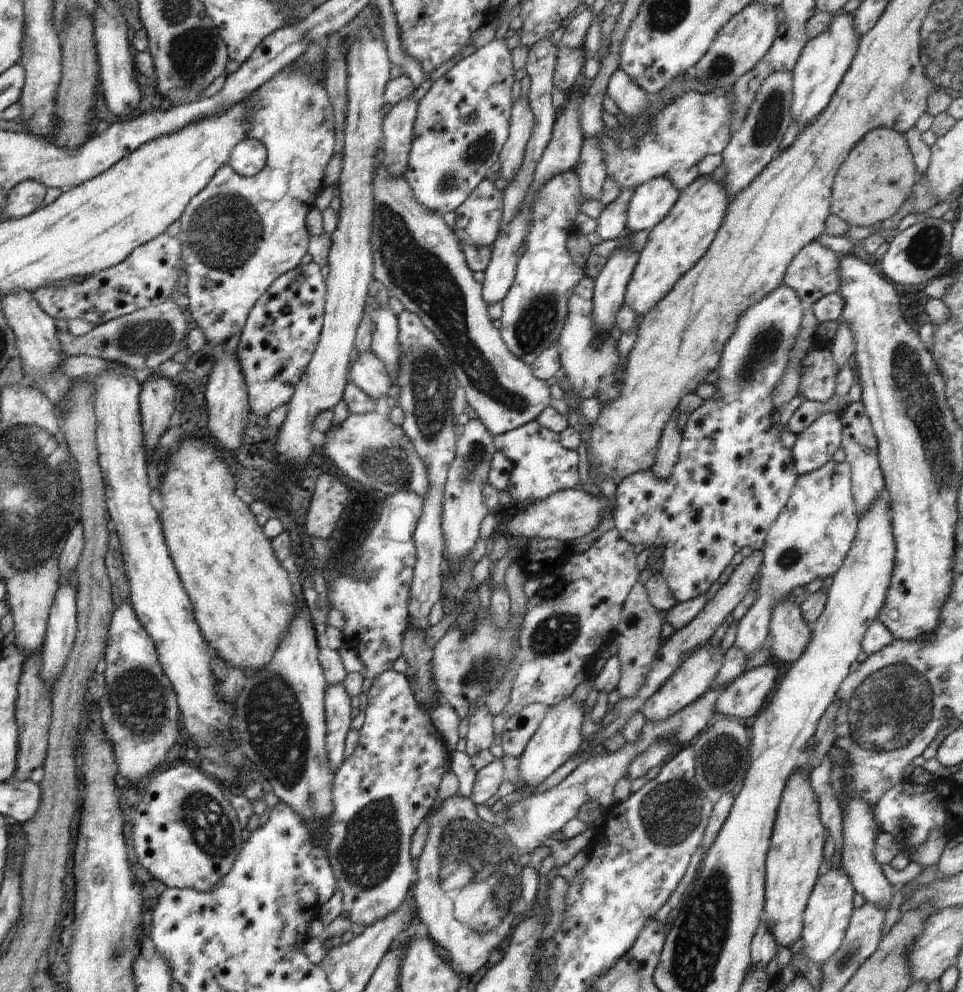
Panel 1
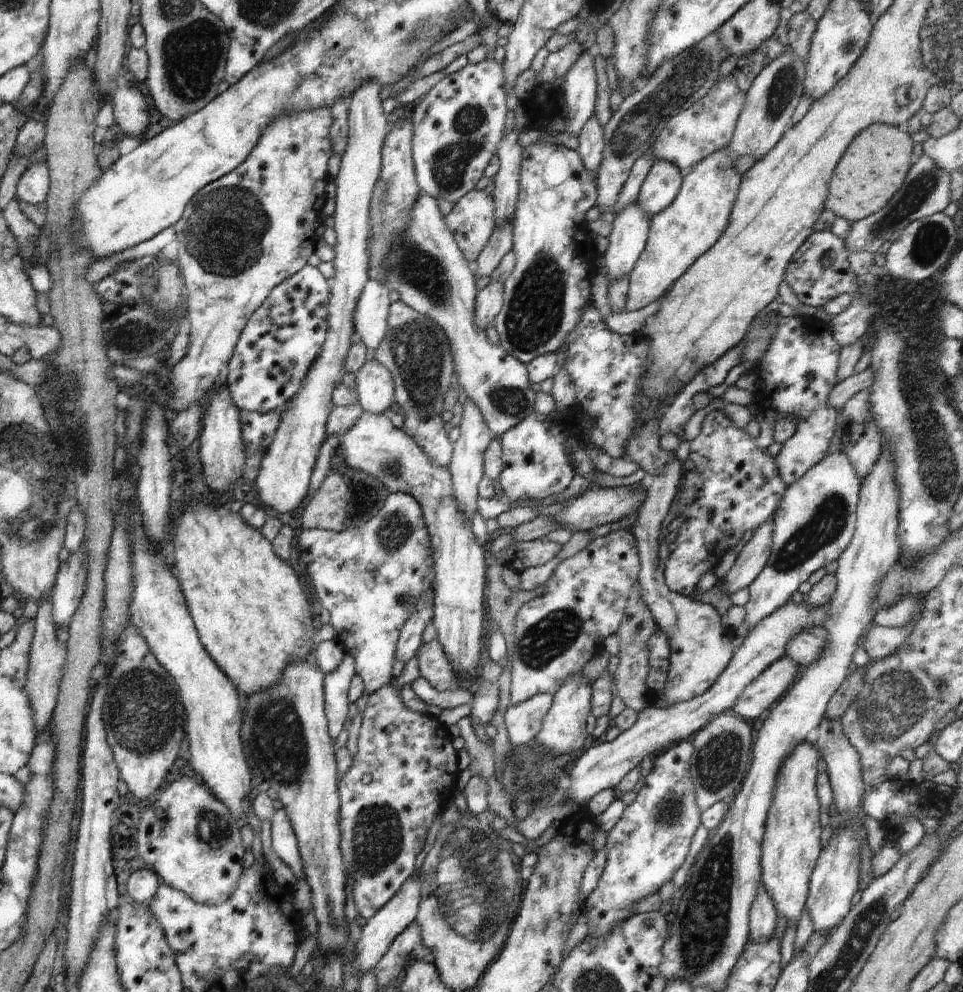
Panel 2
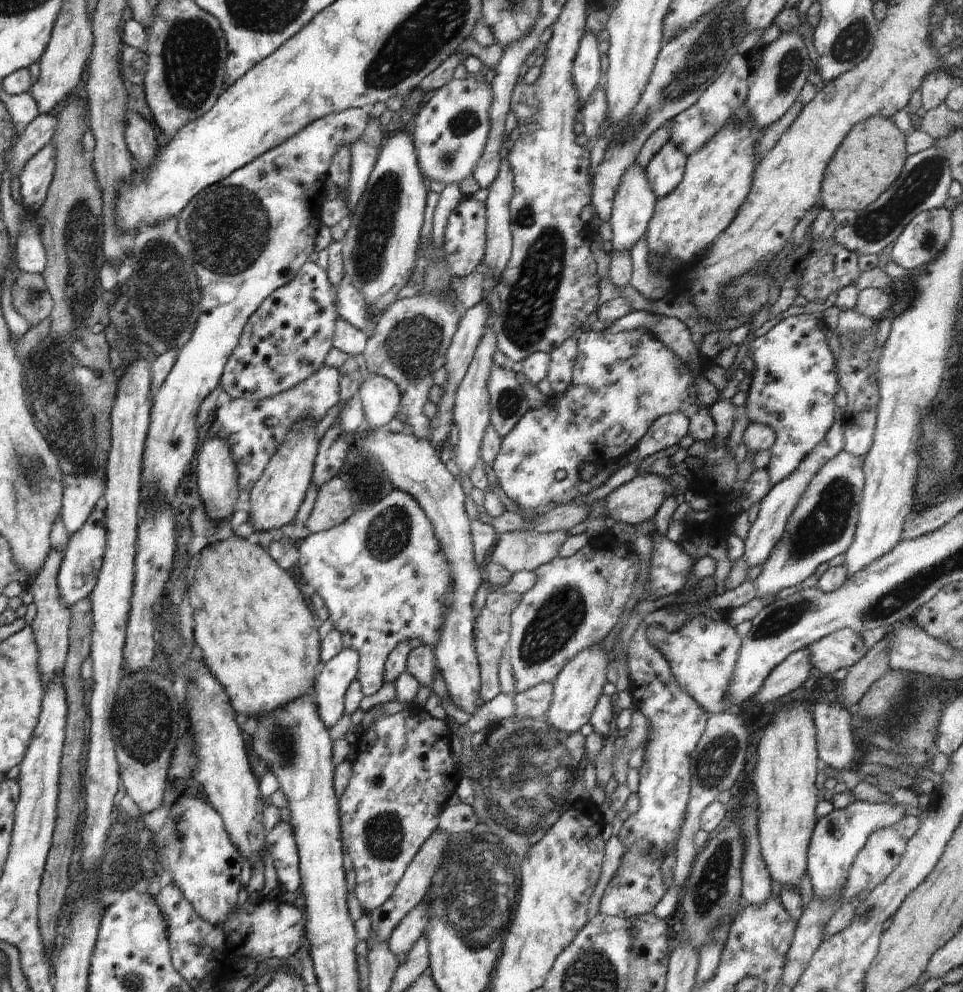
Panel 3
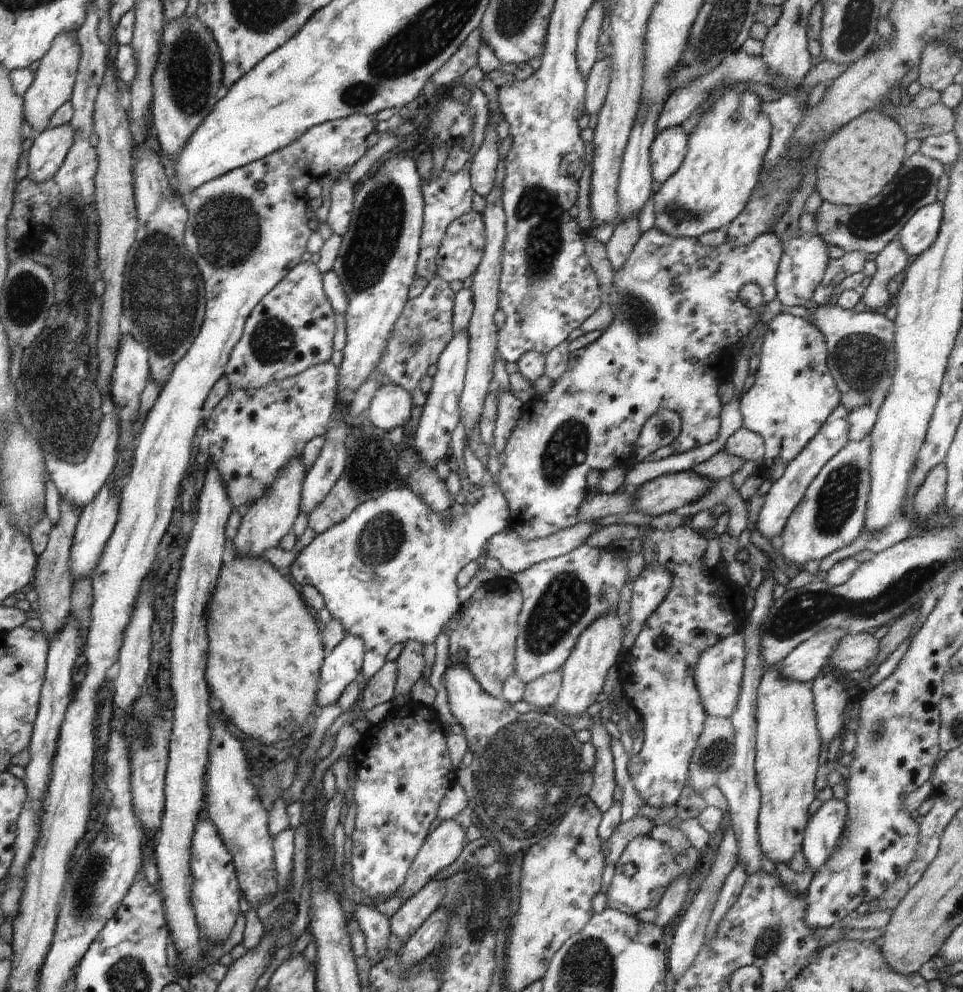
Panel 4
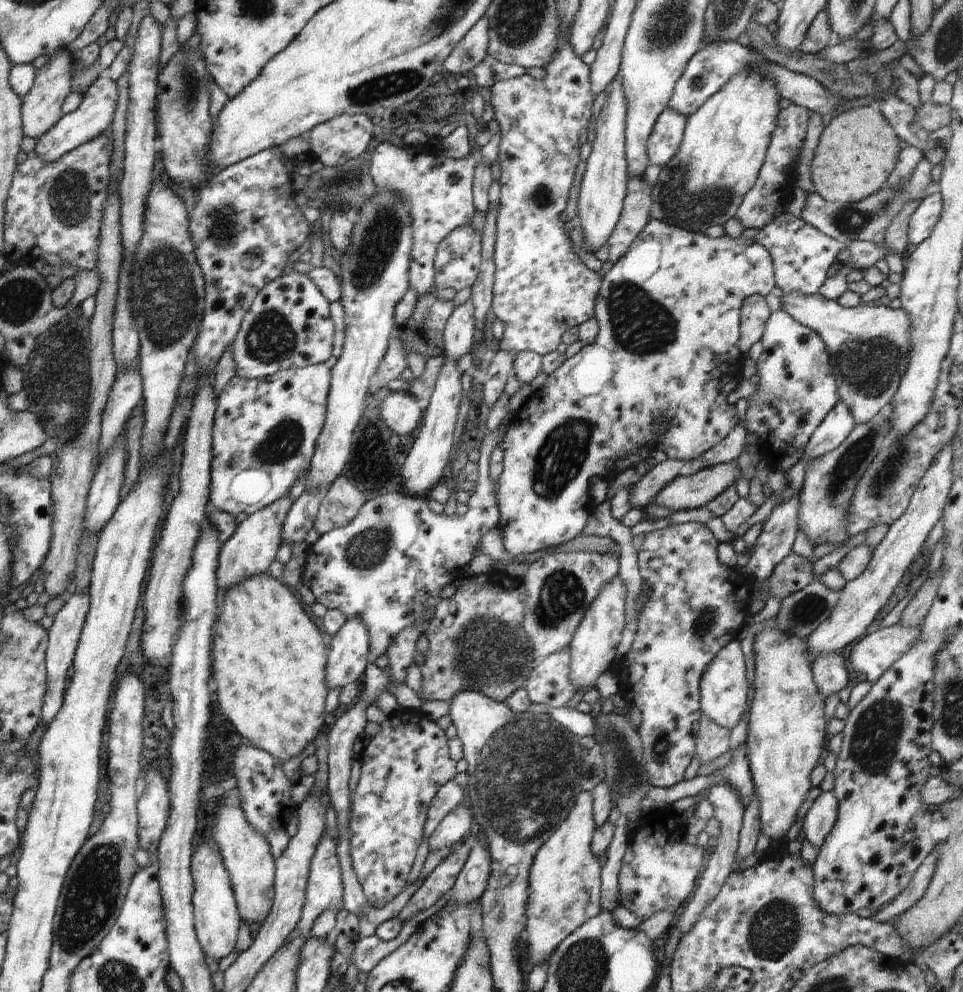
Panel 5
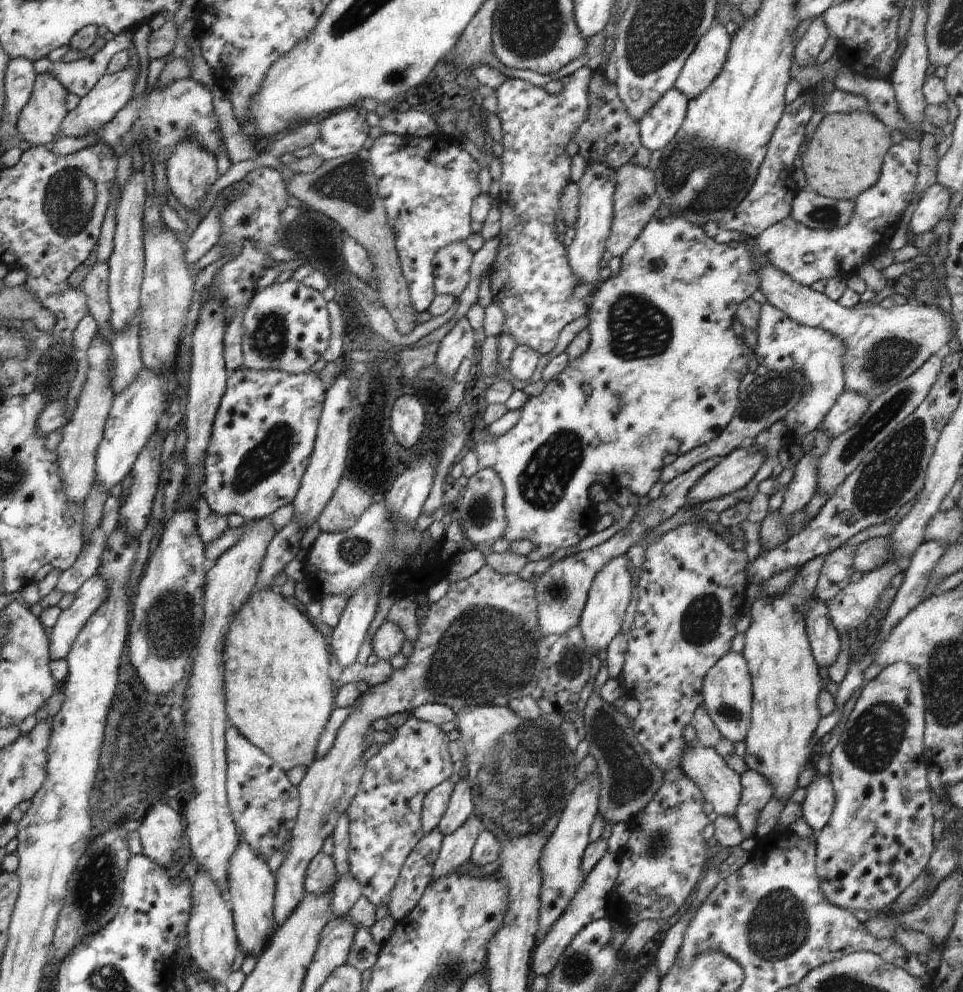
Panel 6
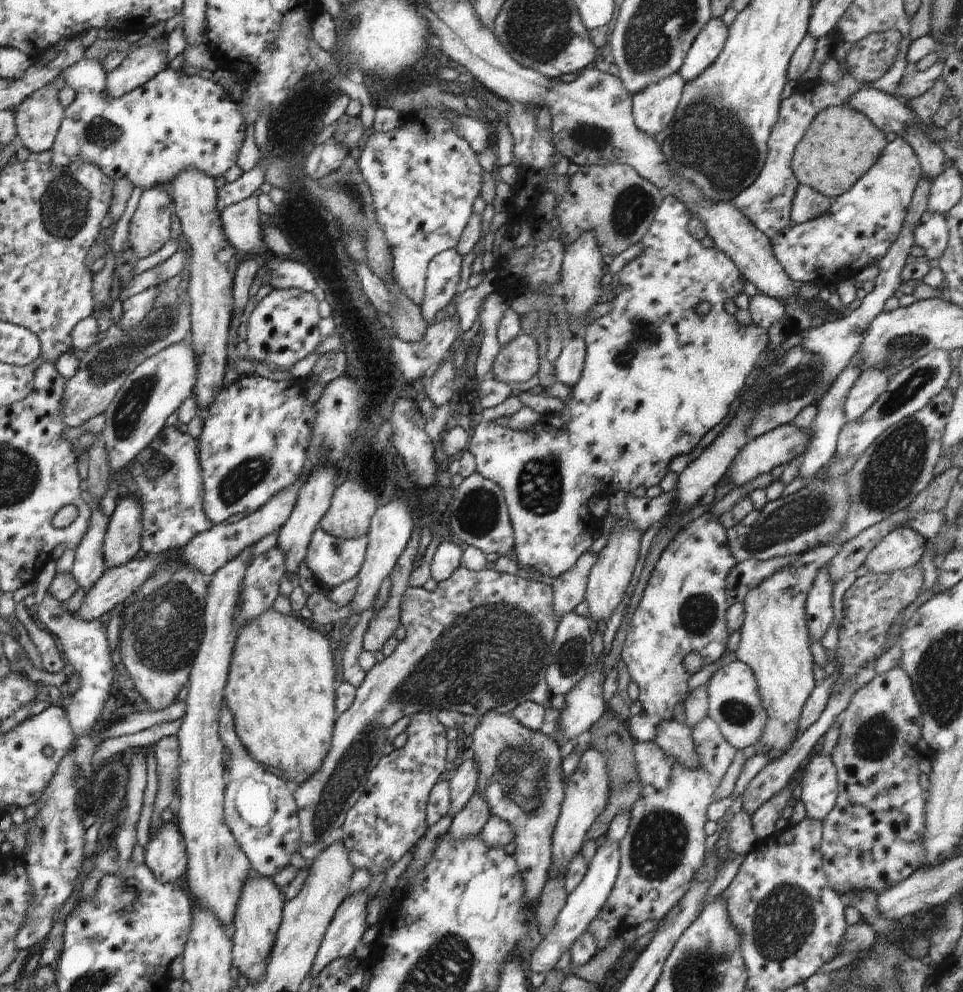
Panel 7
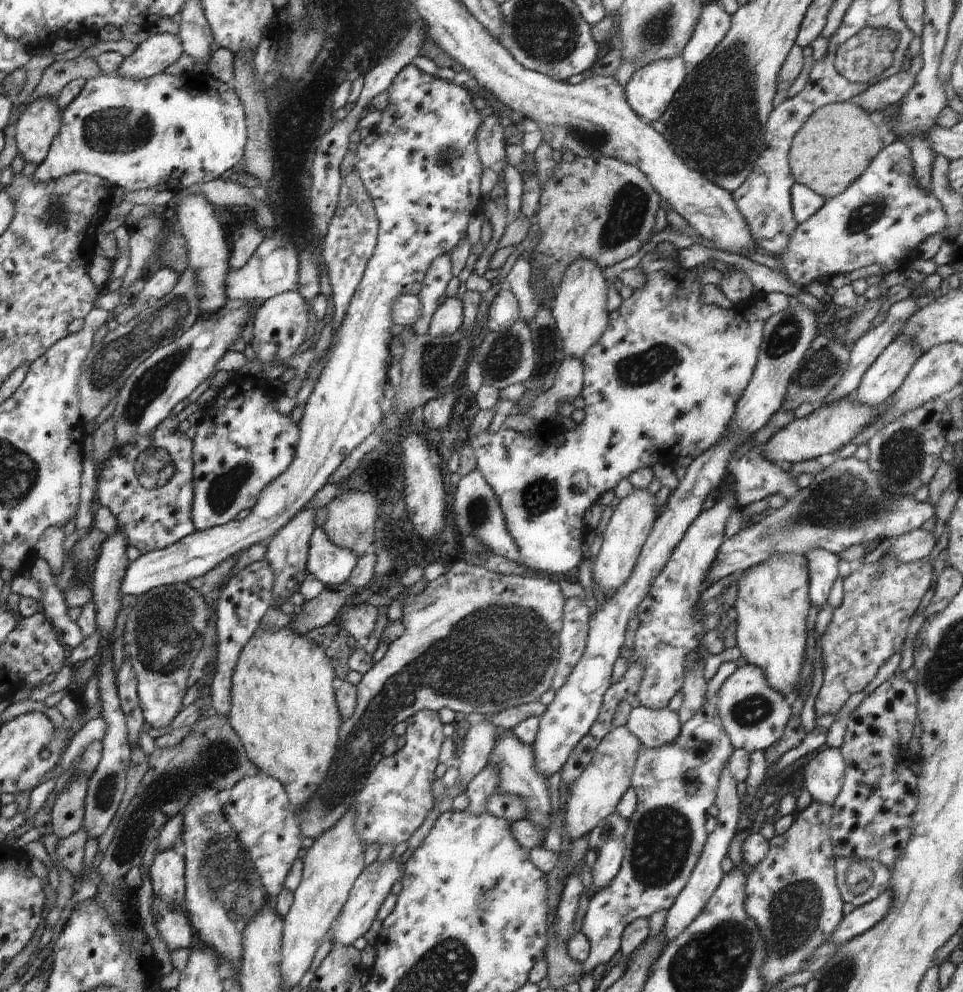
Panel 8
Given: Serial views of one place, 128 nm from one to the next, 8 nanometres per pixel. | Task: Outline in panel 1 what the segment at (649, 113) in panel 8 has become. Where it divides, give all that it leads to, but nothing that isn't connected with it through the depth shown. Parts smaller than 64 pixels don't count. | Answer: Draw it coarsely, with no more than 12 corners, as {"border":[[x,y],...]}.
{"border":[[663,177],[638,186],[626,231],[649,232],[680,192]]}

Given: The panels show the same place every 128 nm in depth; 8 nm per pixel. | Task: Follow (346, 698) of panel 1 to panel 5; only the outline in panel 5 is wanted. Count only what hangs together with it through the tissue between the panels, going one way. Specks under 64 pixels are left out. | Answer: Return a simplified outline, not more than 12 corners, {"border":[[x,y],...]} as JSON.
{"border":[[345,618],[330,638],[326,688],[365,672],[370,638],[364,620]]}

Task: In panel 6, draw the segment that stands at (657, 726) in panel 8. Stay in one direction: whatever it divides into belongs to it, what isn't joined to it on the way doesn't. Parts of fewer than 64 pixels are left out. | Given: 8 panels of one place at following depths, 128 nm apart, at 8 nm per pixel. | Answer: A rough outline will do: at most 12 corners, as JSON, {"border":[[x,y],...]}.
{"border":[[685,743],[680,768],[718,816],[735,816],[741,775]]}

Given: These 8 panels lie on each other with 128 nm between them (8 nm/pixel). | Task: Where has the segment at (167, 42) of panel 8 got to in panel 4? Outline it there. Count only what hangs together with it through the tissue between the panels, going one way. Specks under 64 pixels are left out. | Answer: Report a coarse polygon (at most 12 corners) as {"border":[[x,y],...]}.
{"border":[[68,125],[34,135],[28,176],[49,182],[73,146]]}

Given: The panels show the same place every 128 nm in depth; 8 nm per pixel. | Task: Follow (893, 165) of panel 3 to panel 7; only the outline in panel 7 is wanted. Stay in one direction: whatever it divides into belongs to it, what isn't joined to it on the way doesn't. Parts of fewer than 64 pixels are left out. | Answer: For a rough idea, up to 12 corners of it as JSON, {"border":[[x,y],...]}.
{"border":[[848,104],[819,112],[796,144],[799,184],[848,192],[885,132]]}

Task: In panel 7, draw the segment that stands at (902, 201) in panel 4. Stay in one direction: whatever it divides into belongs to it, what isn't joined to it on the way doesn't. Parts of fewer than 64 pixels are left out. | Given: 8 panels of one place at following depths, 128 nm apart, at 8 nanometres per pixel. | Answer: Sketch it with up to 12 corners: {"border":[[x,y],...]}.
{"border":[[799,184],[791,223],[824,216],[833,198]]}

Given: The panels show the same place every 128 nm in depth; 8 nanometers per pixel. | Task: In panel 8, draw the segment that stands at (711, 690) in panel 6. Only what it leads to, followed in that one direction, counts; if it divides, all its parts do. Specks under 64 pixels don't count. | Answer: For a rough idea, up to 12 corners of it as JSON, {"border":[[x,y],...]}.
{"border":[[737,668],[716,711],[735,750],[780,741],[790,701],[762,670]]}

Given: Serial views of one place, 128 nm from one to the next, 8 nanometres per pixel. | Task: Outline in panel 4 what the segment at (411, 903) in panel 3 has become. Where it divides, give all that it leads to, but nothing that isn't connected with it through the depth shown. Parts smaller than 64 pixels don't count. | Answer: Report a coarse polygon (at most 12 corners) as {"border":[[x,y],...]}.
{"border":[[443,821],[416,854],[399,896],[408,901],[454,863],[465,831]]}

